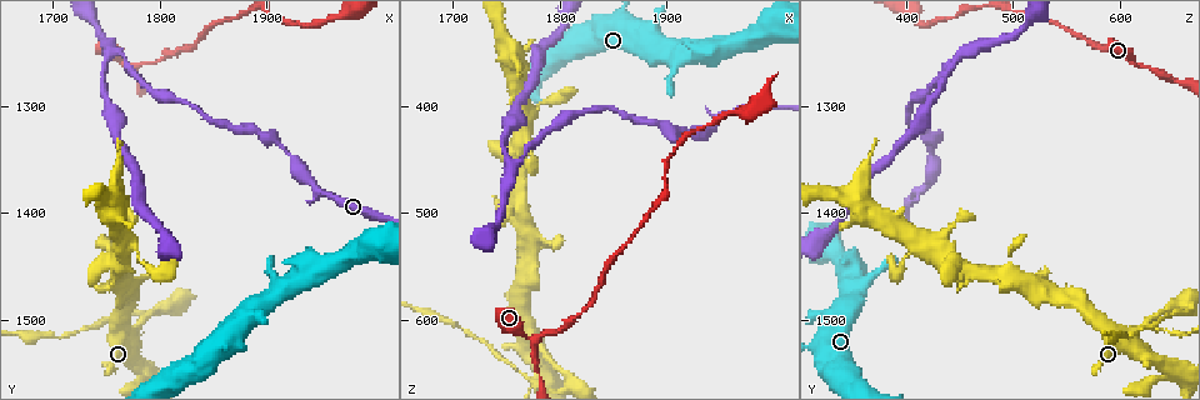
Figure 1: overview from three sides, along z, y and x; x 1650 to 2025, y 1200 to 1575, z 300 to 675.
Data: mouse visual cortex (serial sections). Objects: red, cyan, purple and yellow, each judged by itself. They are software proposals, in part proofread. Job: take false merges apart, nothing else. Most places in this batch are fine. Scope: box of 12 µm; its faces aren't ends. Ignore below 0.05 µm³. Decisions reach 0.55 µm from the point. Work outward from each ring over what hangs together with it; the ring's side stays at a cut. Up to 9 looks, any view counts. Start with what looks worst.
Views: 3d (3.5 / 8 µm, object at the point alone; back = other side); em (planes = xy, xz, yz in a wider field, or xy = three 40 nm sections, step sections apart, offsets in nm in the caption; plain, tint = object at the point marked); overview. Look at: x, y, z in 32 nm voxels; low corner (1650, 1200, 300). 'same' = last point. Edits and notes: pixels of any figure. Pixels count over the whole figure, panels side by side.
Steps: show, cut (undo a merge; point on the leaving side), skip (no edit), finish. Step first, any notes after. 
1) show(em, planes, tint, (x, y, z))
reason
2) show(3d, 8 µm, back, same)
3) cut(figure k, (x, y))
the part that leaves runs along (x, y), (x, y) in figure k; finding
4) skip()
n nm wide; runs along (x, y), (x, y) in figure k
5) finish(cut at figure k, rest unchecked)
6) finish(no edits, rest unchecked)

show(3d, 3.5 µm, (1774, 1264, 616))
a fork

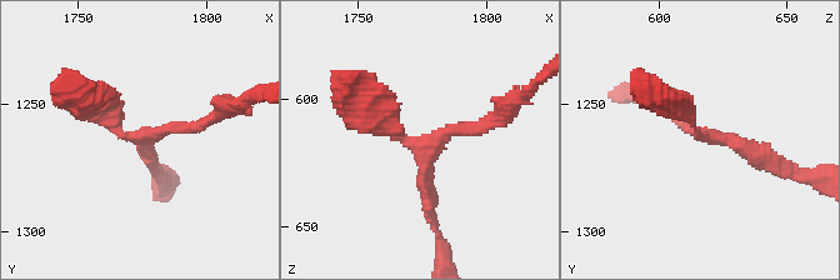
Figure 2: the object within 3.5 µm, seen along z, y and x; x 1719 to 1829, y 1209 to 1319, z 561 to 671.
show(em, xy, step 3, tint, (1773, 1262, 617))
3 arms; arms of 200, 200, 350 nm; shape alone is not enough

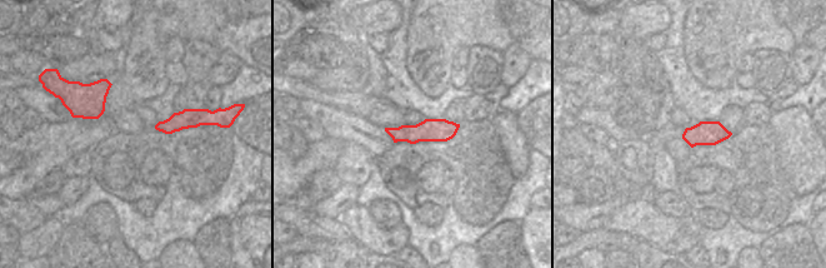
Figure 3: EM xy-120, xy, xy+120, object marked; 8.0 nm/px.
skip()
one cell here

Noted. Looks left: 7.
show(3d, 3.5 µm, (1778, 1506, 622))

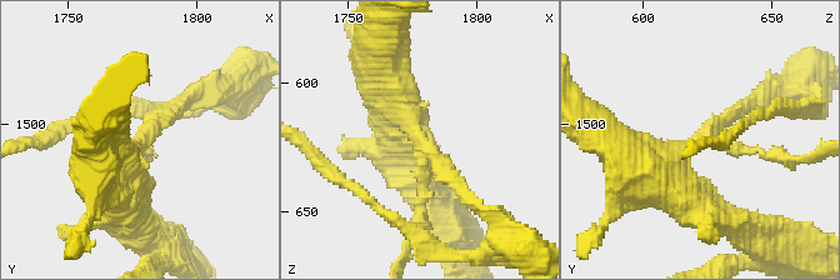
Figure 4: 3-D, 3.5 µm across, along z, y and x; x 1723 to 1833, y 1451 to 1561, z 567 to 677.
show(em, xy, step 1, tint, (1780, 1506, 623))
now the EM

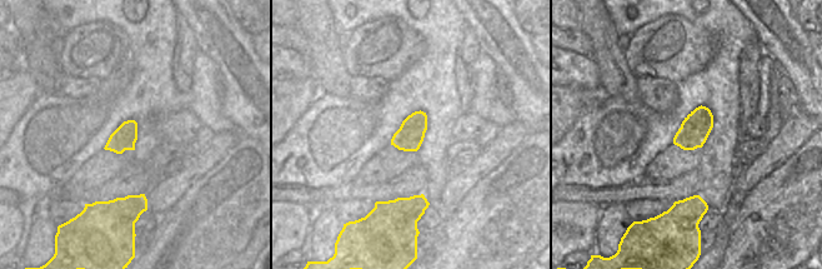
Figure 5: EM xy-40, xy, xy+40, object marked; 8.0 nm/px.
cut(figure 4, (770, 155))
two cells meet here

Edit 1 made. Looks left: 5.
show(3d, 8 µm, (1954, 1384, 408))
narrows sharply

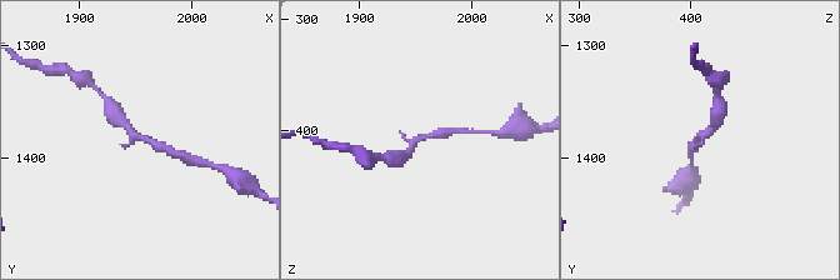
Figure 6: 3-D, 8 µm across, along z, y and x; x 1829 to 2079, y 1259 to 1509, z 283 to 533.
show(em, xy, step 2, tint, (1954, 1382, 408))

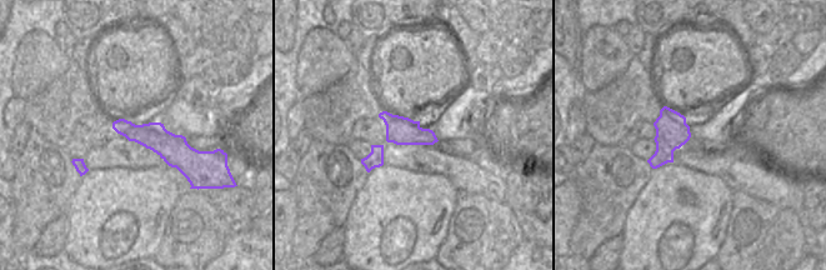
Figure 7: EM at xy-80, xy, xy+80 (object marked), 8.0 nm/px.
skip()
runs along (169, 151), (133, 136), (115, 115) in figure 6; all the same cell

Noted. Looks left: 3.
show(3d, 8 µm, (1756, 1248, 454))
abrupt turn

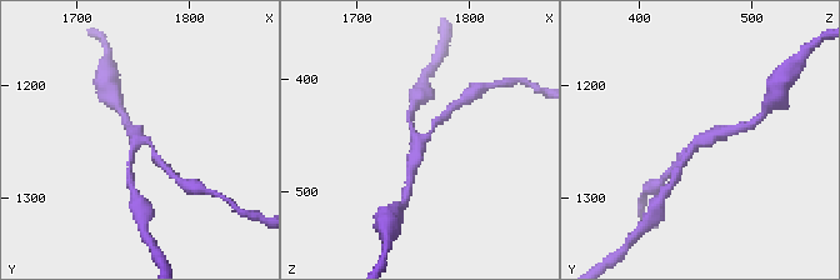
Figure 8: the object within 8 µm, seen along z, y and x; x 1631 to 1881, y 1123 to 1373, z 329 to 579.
show(em, xy, step 1, tint, (1754, 1250, 456))

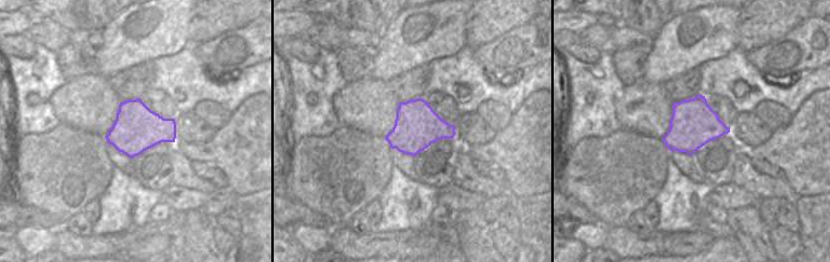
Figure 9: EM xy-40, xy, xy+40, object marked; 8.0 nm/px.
skip()
3 arms; arms of 200, 250, 350 nm; continuous, no second cell

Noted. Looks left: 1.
finish(cut at figure 4, rest unchecked)

